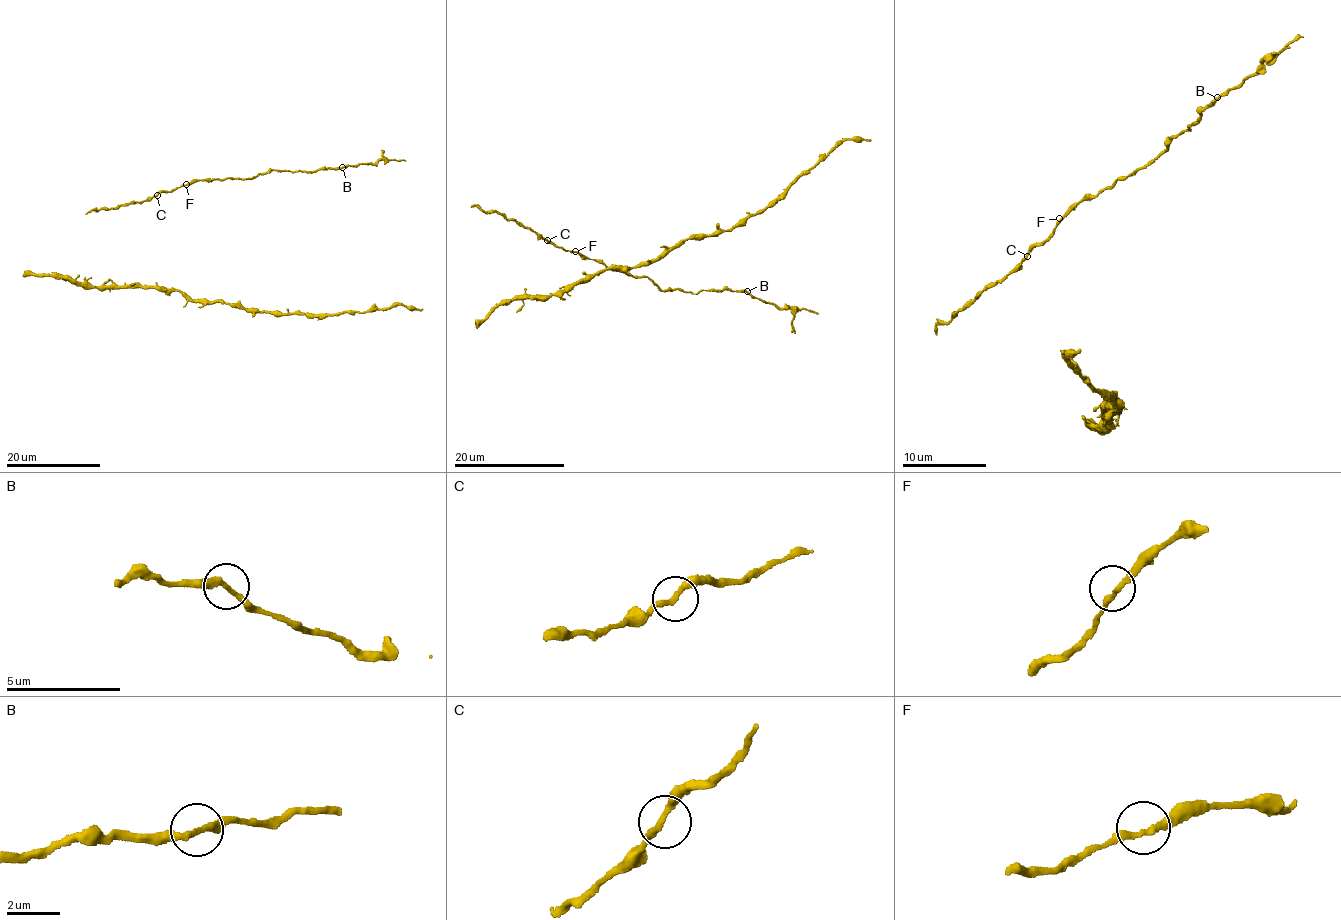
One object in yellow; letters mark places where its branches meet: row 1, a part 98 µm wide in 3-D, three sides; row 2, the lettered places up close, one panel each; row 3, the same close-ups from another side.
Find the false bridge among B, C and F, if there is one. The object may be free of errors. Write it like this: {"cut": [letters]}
{"cut": []}

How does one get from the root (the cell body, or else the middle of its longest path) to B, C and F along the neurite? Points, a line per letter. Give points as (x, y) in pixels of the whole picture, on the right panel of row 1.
B: (1022, 269), (1029, 251), (1051, 237), (1073, 206), (1168, 151), (1170, 138), (1191, 129), (1217, 97)
C: (1022, 269), (1020, 264), (1027, 256)
F: (1022, 269), (1020, 264), (1025, 255), (1051, 237), (1059, 218)

